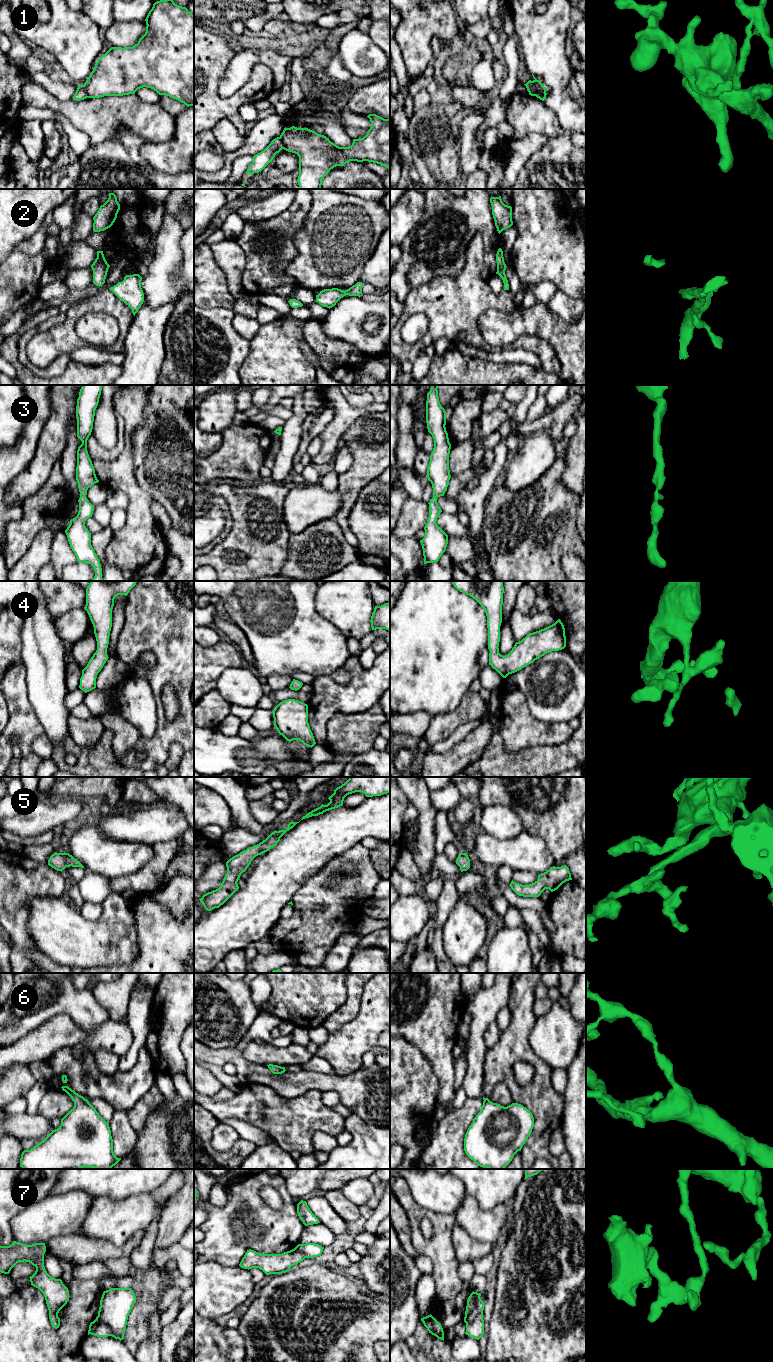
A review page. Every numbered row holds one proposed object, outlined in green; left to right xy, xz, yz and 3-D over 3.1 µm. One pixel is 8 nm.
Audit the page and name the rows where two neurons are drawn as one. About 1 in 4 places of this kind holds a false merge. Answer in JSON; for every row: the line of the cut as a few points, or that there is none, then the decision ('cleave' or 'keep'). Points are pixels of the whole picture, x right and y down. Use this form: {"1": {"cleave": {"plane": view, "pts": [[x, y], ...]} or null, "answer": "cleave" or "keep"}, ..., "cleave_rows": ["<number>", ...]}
{"1": {"cleave": {"plane": "xy", "pts": [[82, 85], [88, 97]]}, "answer": "cleave"}, "2": {"cleave": null, "answer": "keep"}, "3": {"cleave": null, "answer": "keep"}, "4": {"cleave": null, "answer": "keep"}, "5": {"cleave": null, "answer": "keep"}, "6": {"cleave": null, "answer": "keep"}, "7": {"cleave": {"plane": "xy", "pts": [[98, 1315], [109, 1326], [111, 1335]]}, "answer": "cleave"}, "cleave_rows": ["1", "7"]}

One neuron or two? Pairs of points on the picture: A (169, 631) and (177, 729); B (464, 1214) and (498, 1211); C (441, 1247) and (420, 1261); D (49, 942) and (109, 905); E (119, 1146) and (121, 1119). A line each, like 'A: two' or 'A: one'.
A: one
B: one
C: two
D: one
E: one

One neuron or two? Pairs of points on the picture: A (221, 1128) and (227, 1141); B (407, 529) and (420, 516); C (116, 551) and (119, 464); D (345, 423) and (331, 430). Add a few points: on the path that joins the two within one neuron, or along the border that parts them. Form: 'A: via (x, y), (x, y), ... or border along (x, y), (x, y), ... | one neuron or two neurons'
A: via (222, 1131), (224, 1138) | one neuron
B: via (410, 526), (417, 519) | one neuron
C: via (136, 529), (136, 494), (130, 486) | one neuron
D: via (342, 423), (334, 430) | one neuron

